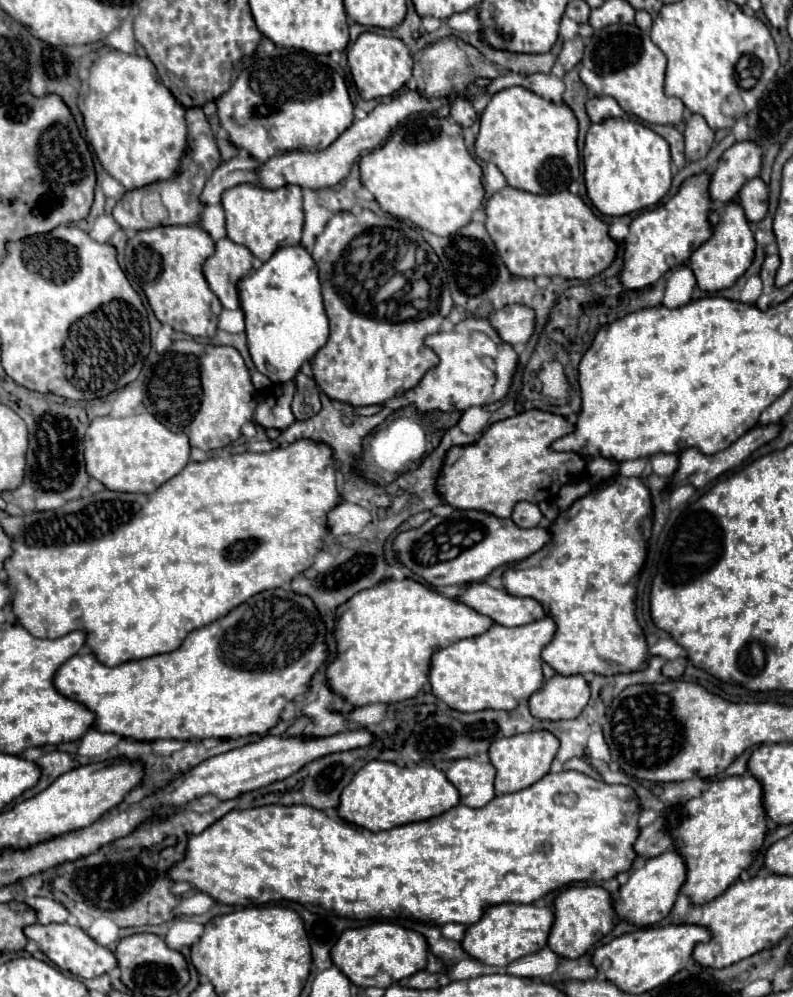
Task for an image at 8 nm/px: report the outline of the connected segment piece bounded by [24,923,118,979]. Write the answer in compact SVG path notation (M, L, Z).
M36 923L36 925L26 927L24 933L26 933L26 937L30 941L34 941L44 951L44 955L54 965L58 965L62 971L70 971L76 977L94 979L94 977L100 977L104 973L110 973L118 965L114 953L108 947L102 947L94 939L90 939L86 935L86 931L80 929L80 927L72 927L68 923L60 923L60 925L58 923L52 923L52 925L40 925L40 923Z

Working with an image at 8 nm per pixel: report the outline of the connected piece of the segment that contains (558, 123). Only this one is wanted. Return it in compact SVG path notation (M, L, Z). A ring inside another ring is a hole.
M508 87L492 95L490 103L480 115L476 155L482 161L494 163L504 173L510 187L536 193L536 195L548 195L548 193L566 191L568 185L580 175L576 137L578 137L578 121L574 111L566 103L554 103L554 101L542 99L536 93L528 91L526 87Z

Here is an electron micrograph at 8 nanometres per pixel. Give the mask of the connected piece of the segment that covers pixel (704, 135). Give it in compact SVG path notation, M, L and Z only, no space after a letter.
M690 115L684 129L686 137L686 159L702 159L710 151L714 143L714 131L708 127L706 119L702 115Z

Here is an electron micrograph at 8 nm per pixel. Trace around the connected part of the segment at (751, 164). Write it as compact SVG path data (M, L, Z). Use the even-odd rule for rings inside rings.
M740 141L724 151L716 171L712 173L712 201L736 199L742 185L756 177L762 169L762 147L756 141Z

